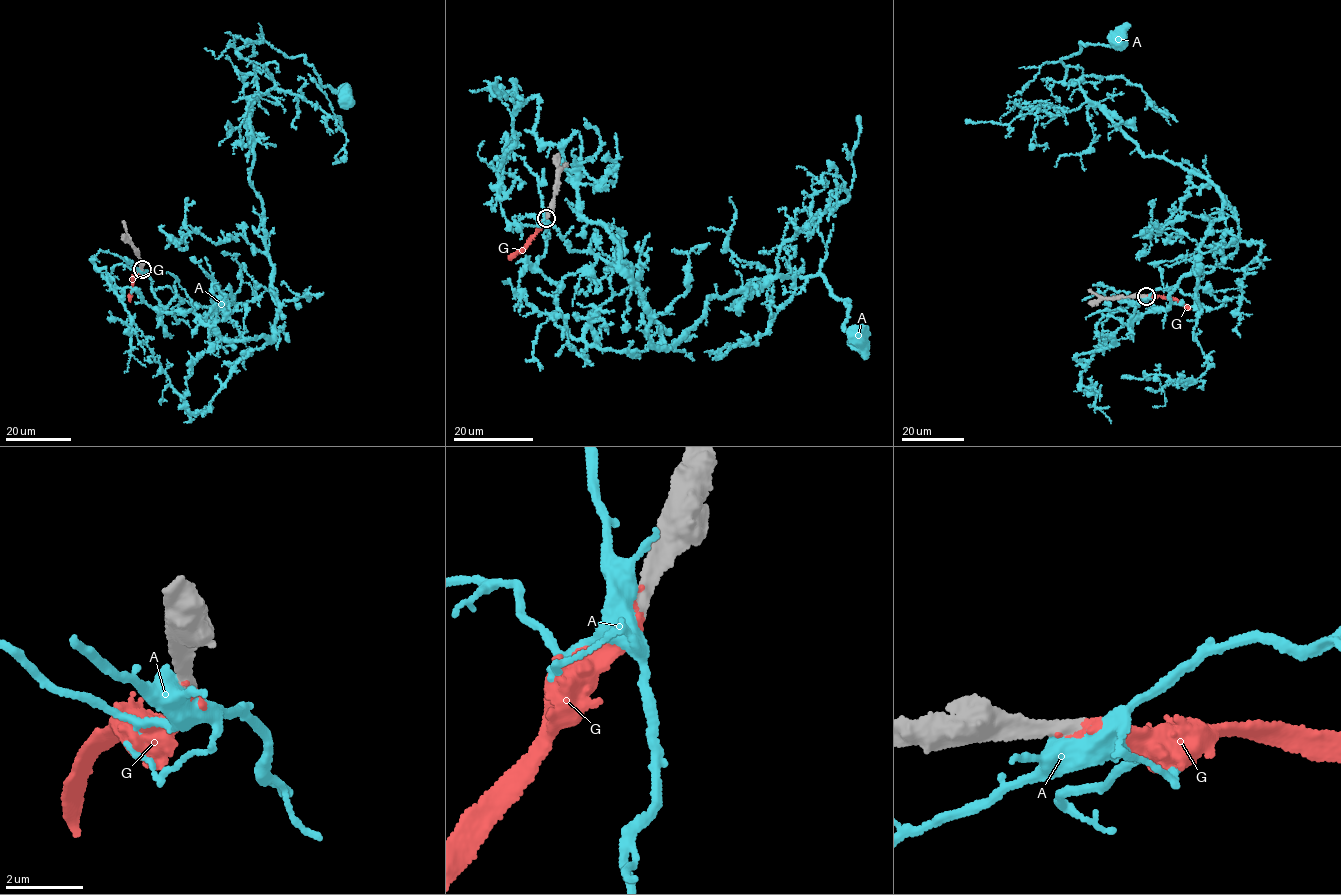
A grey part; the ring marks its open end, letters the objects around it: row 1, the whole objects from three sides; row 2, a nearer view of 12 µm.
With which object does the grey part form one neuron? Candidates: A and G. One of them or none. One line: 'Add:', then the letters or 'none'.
Add: G

